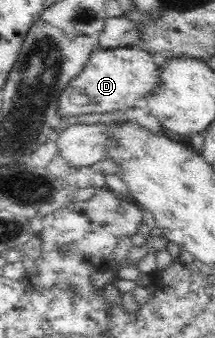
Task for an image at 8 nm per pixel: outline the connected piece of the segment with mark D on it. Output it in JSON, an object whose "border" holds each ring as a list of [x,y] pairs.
{"border":[[[117,47],[118,49],[98,49],[92,51],[83,70],[72,78],[60,92],[57,115],[63,119],[80,117],[90,113],[110,113],[118,109],[128,109],[138,97],[146,97],[153,92],[159,80],[159,68],[153,59],[138,49]]]}

